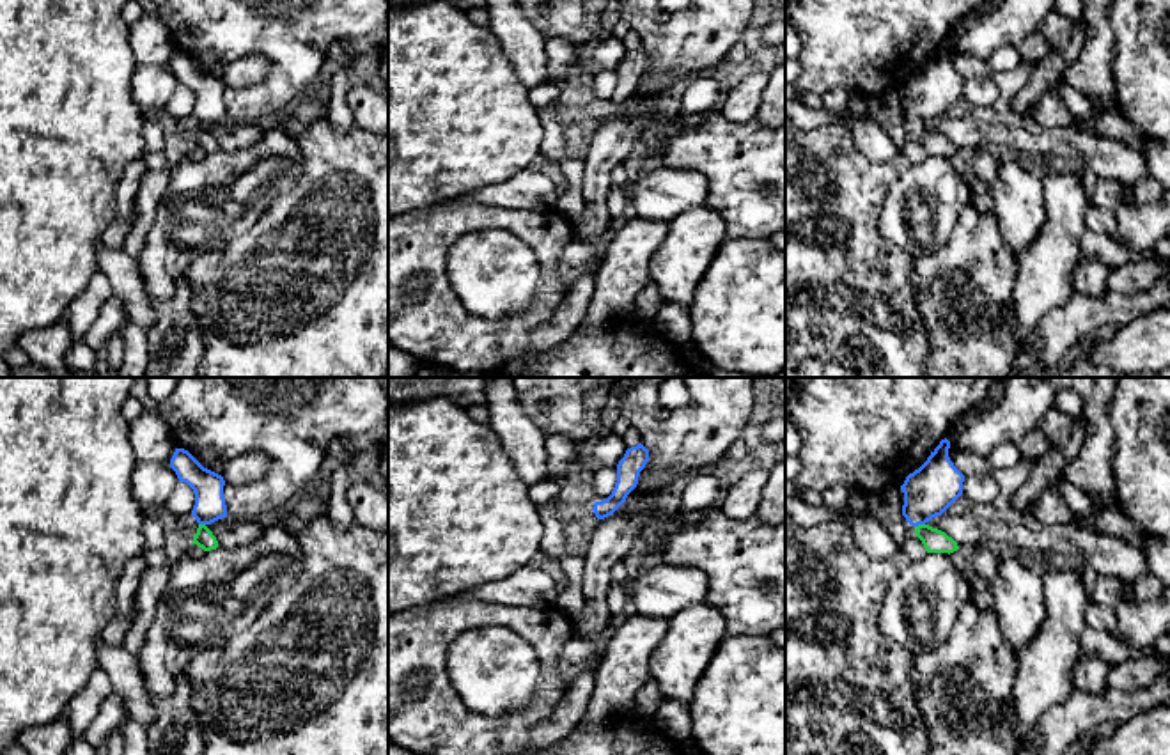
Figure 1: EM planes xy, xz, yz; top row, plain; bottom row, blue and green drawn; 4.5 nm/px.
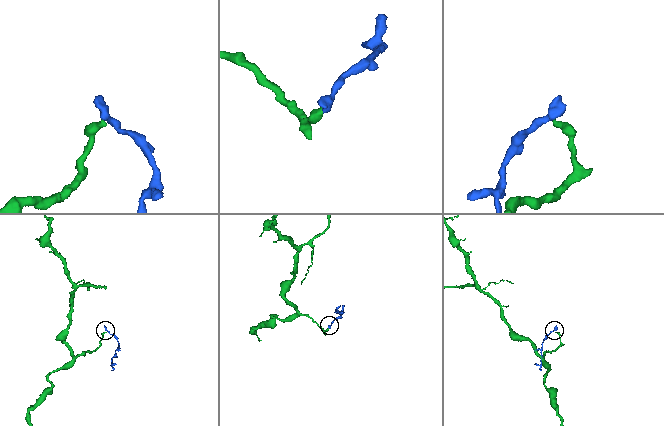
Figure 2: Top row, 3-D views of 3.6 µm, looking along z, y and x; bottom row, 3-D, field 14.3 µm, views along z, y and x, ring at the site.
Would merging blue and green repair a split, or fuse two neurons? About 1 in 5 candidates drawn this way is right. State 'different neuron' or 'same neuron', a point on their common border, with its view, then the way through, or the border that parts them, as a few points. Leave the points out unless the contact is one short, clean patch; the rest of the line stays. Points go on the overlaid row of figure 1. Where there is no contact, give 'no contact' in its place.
different neuron; meets blue in yz at (920, 523); border along yz (924, 523), (917, 527)

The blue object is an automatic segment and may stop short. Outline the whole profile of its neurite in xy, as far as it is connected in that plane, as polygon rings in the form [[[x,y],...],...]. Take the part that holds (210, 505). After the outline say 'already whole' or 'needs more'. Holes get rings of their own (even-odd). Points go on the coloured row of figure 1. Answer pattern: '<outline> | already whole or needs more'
[[[176,448],[170,468],[176,471],[179,482],[186,482],[195,493],[195,505],[191,516],[199,525],[211,525],[227,518],[227,505],[223,498],[225,480],[222,475],[204,468],[188,450]]] | already whole

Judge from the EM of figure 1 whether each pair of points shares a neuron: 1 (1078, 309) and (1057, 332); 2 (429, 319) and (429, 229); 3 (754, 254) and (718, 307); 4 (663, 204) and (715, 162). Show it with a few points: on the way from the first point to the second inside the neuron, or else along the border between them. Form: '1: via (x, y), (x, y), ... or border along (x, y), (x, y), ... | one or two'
1: via (1075, 314), (1062, 326) | one
2: via (429, 296), (433, 284), (429, 252) | one
3: via (754, 266), (752, 273), (731, 295) | one
4: border along (660, 163), (697, 171), (706, 181), (706, 204) | two

